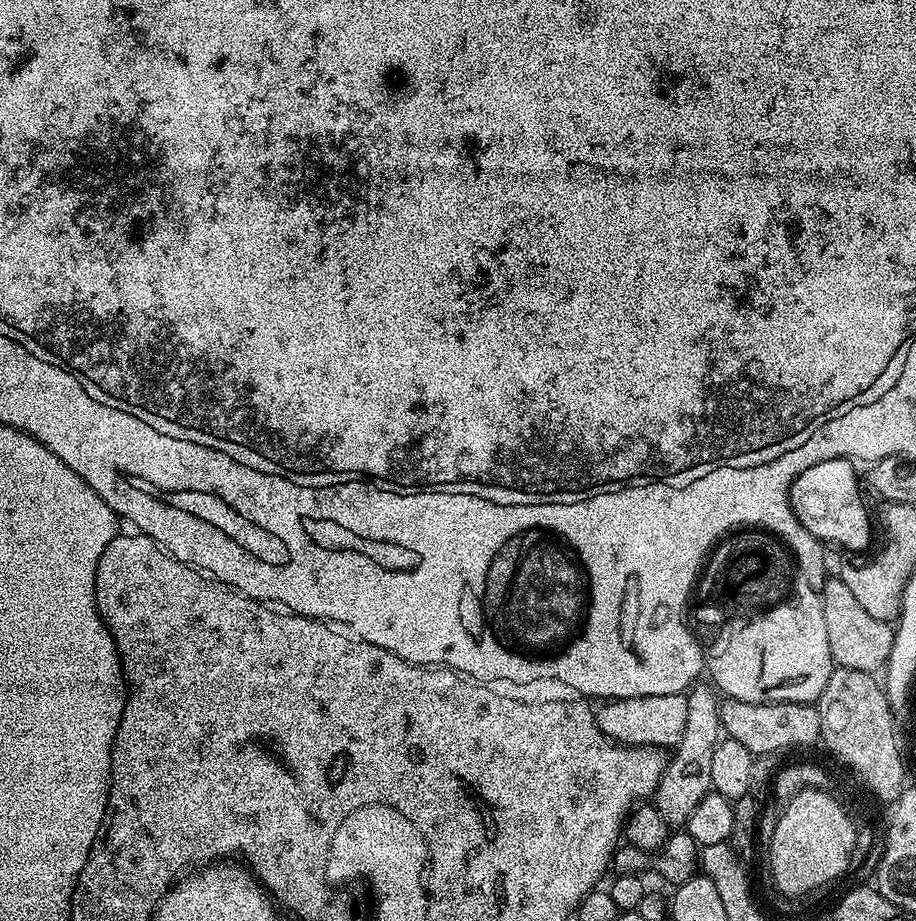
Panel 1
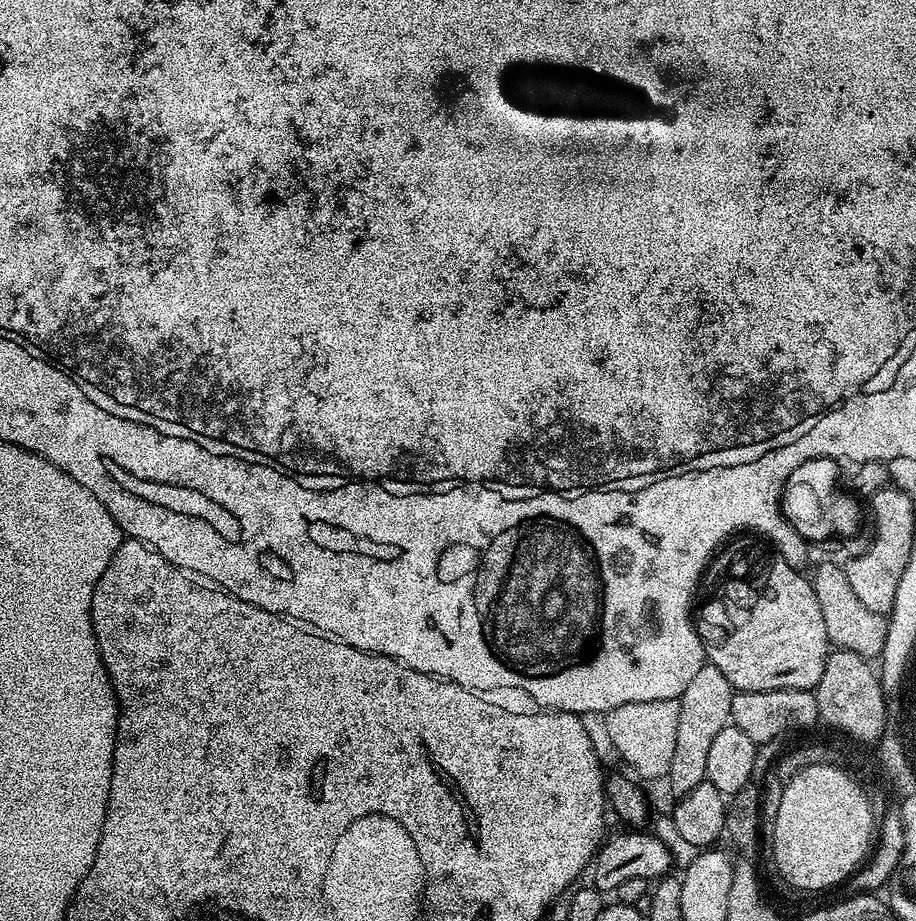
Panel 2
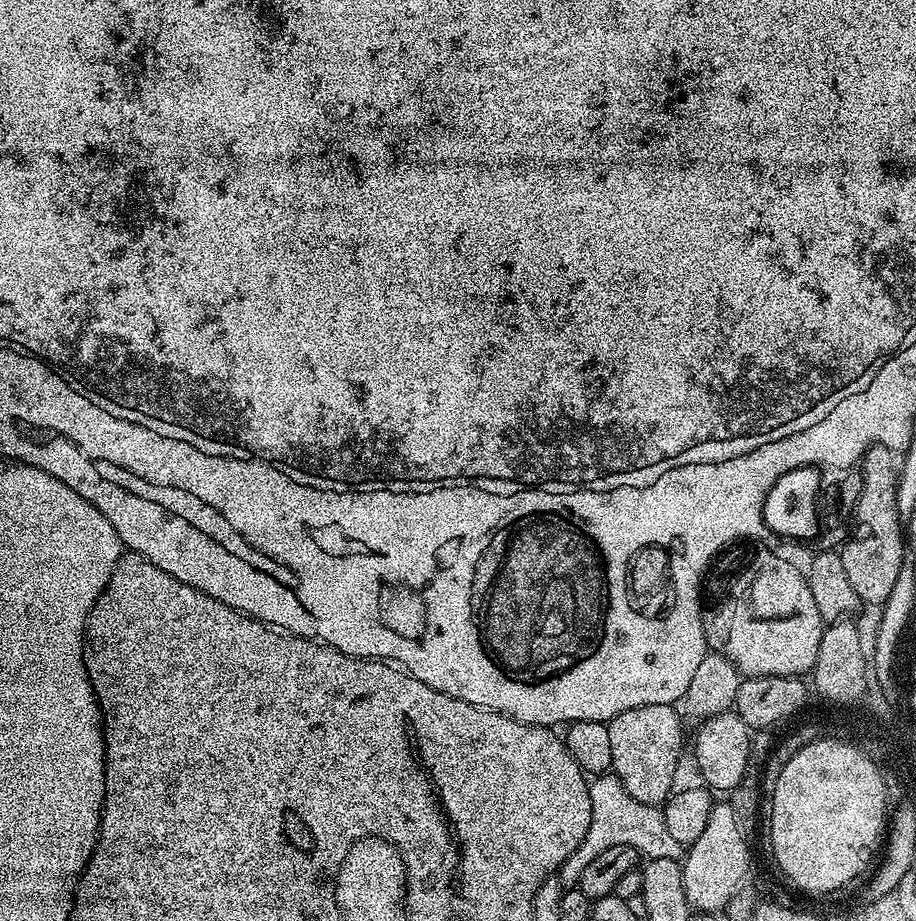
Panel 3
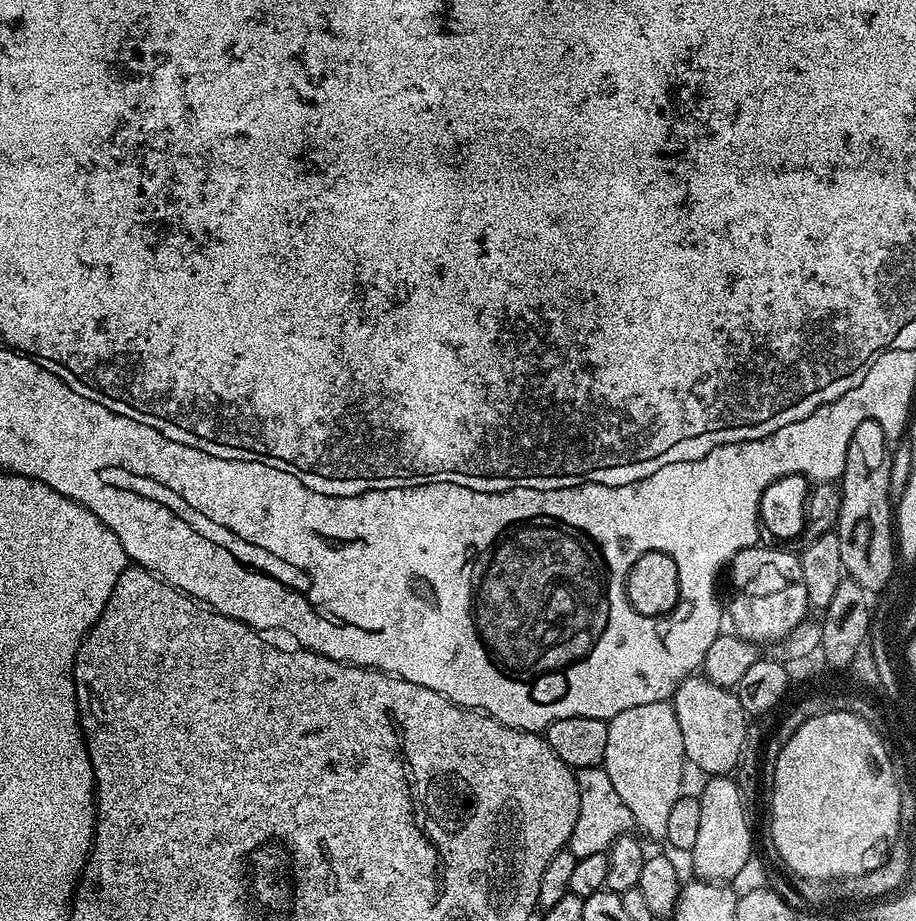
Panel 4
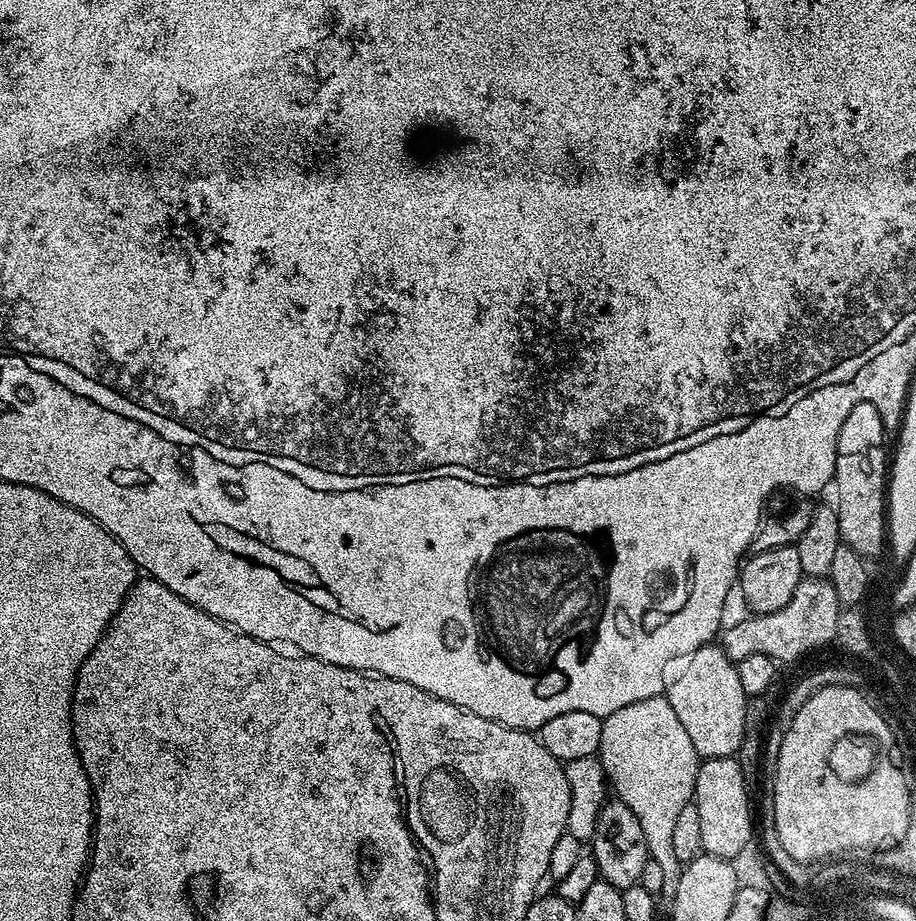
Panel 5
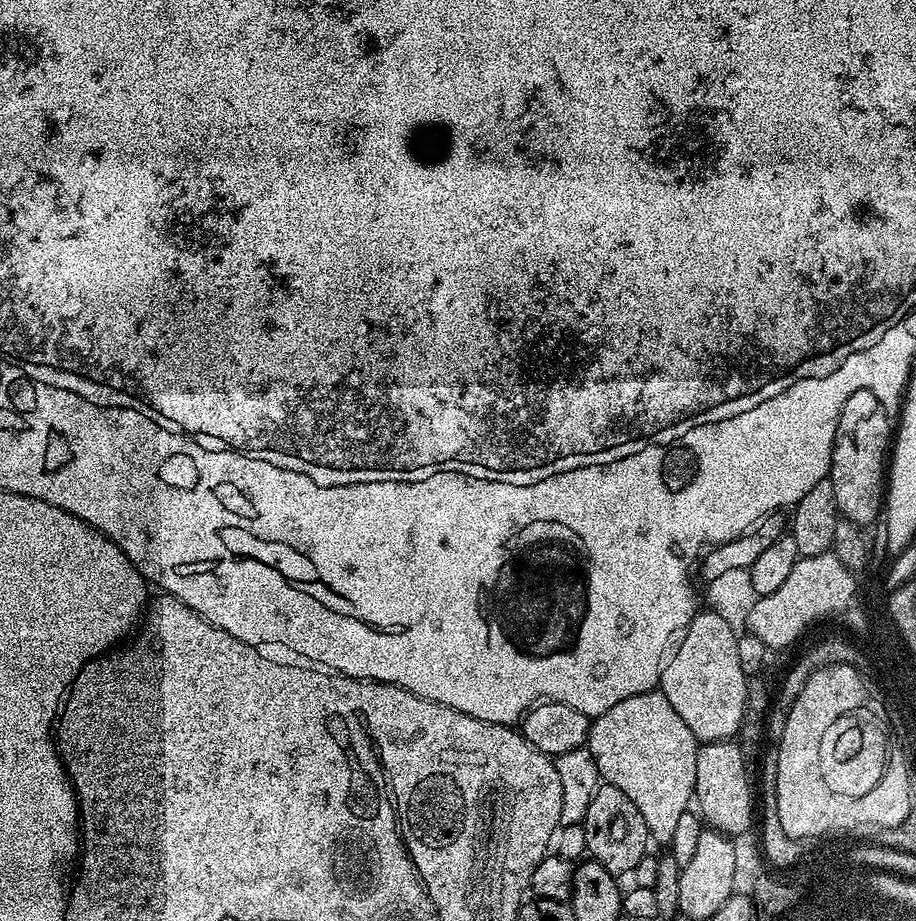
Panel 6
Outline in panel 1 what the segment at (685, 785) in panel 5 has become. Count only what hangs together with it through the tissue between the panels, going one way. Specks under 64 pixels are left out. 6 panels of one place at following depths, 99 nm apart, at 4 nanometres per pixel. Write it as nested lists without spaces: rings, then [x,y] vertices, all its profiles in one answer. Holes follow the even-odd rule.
[[[650,694],[649,696],[631,696],[625,700],[610,700],[601,703],[595,709],[596,725],[604,731],[609,740],[631,747],[650,746],[665,750],[675,749],[676,743],[682,738],[682,730],[686,730],[686,710],[688,698],[684,694]]]

